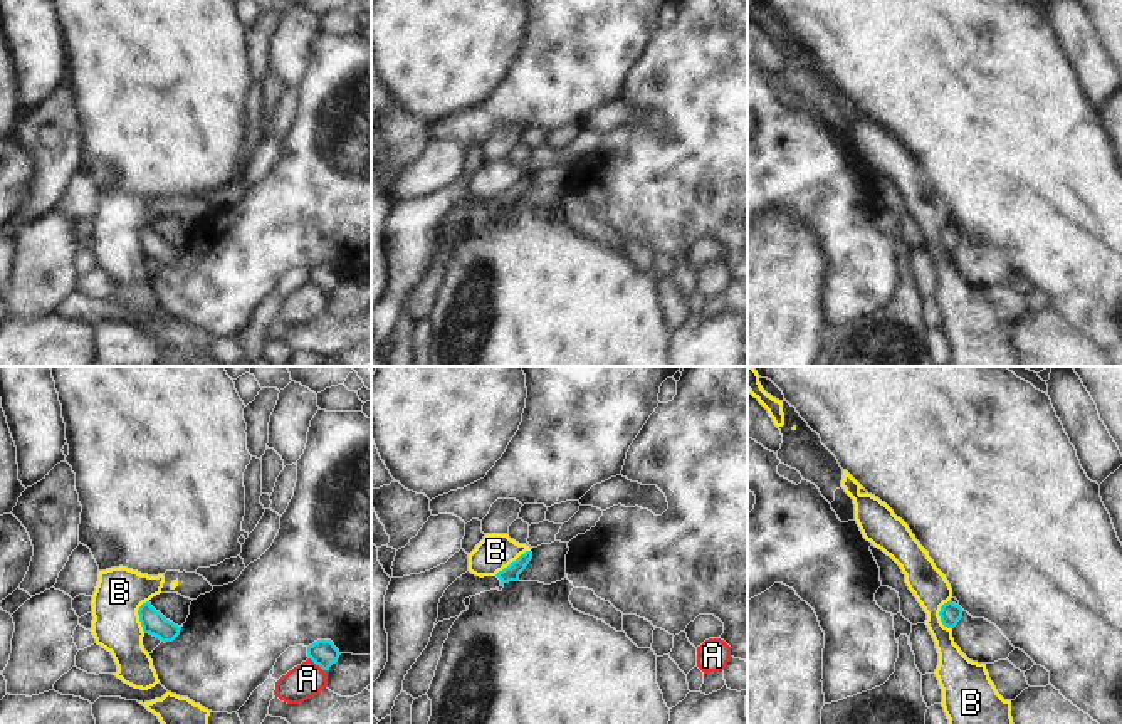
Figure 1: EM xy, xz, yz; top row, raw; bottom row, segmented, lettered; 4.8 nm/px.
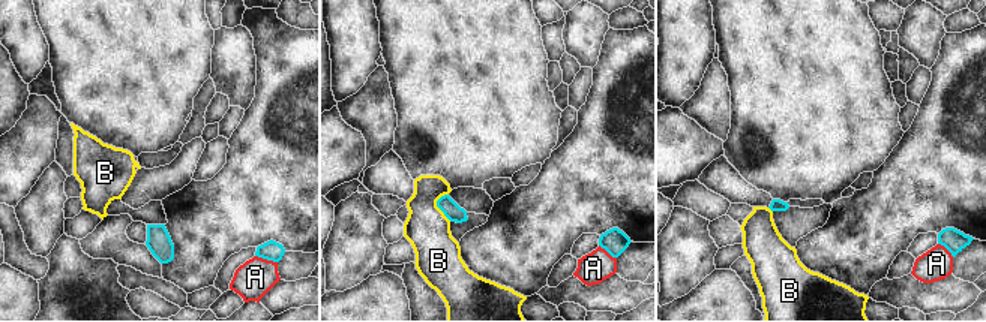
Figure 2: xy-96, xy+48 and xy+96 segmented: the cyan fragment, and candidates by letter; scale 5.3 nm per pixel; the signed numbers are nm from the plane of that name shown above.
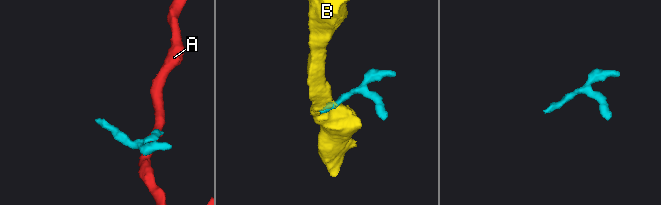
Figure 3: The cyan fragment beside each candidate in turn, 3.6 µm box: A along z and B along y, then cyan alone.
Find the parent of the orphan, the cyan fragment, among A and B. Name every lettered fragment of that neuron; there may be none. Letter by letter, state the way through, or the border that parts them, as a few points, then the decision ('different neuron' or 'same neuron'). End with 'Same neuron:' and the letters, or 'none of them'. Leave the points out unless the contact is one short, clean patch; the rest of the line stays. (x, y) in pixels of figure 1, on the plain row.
A: different neuron
B: border along xy (148, 224), (138, 234), (138, 244), (145, 256); different neuron
Same neuron: none of them

